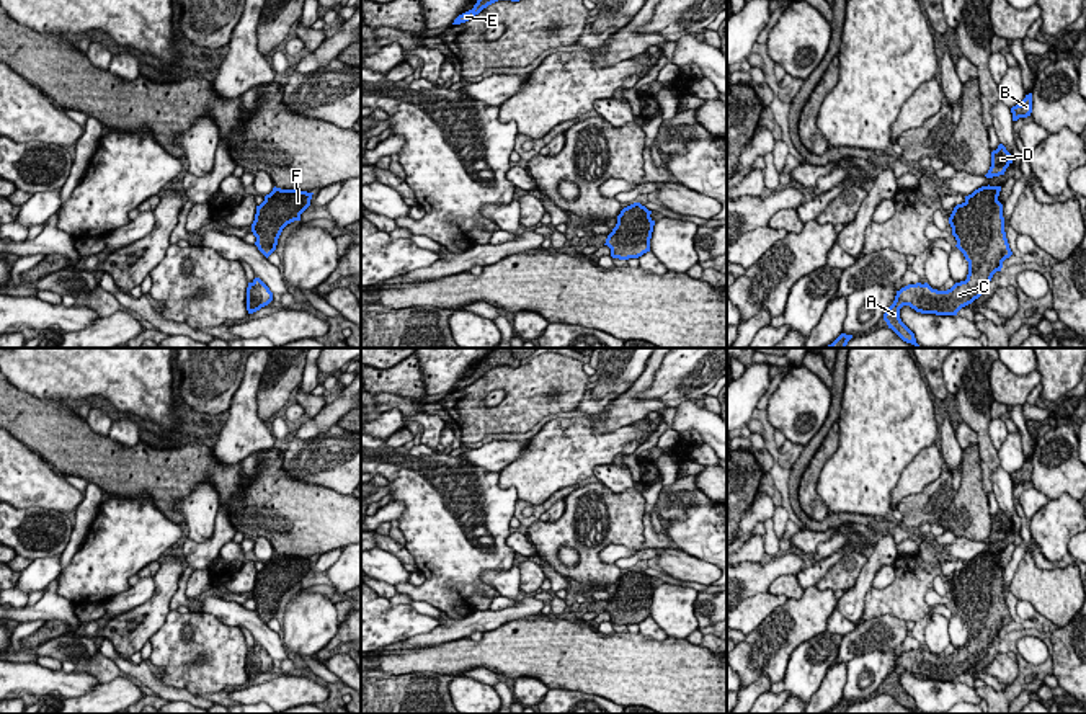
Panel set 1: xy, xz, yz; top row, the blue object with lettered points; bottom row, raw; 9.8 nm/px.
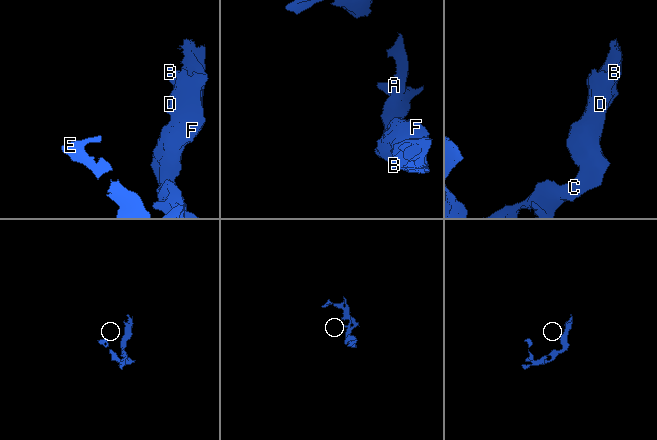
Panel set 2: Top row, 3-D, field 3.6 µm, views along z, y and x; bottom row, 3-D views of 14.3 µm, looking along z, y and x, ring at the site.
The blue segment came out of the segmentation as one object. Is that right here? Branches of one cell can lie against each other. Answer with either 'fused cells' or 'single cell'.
single cell

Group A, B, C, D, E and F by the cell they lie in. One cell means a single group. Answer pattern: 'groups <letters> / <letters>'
groups A B C D E F

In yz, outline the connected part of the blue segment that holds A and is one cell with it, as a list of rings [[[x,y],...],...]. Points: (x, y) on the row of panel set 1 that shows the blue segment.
[[[981,186],[965,196],[949,217],[957,248],[968,261],[965,281],[947,291],[932,289],[928,283],[908,284],[897,291],[893,304],[883,320],[903,341],[915,345],[915,333],[901,322],[900,309],[910,306],[921,314],[957,315],[957,312],[978,299],[1003,261],[1013,255],[1006,232],[1003,204],[998,201],[1001,186]]]

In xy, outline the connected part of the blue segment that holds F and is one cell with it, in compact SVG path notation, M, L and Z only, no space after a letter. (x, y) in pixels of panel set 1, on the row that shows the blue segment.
M274 186L265 196L265 201L256 206L251 232L256 237L255 245L266 258L276 250L283 229L294 221L300 221L300 214L310 206L312 194Z

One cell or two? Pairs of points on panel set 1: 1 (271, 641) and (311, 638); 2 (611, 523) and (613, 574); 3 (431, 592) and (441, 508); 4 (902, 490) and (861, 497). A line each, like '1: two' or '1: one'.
1: two
2: one
3: one
4: two

